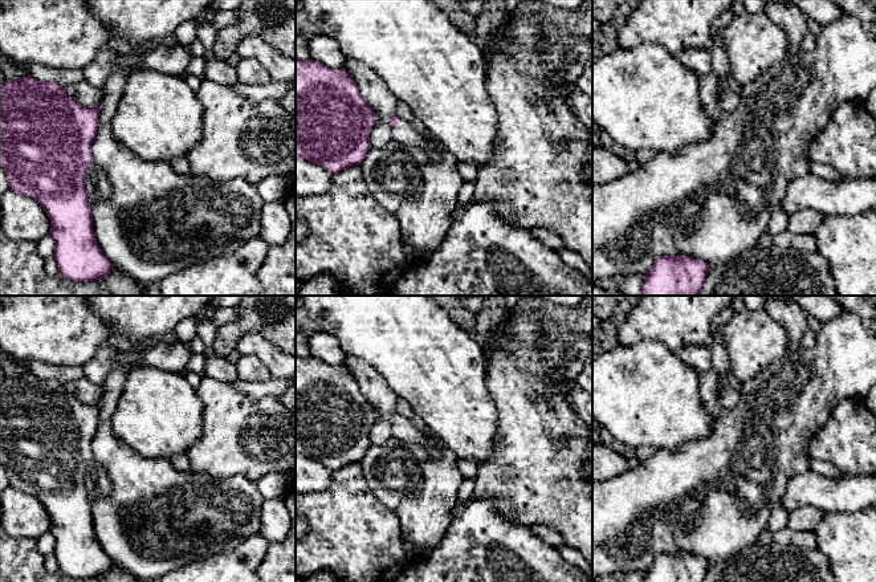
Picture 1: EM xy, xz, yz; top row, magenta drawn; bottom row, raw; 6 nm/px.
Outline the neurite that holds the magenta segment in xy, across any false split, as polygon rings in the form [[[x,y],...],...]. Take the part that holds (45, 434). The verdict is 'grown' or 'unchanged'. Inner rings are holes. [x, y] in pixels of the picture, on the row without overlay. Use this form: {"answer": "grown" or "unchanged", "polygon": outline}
{"answer": "unchanged", "polygon": [[[23,374],[5,378],[0,384],[0,465],[5,469],[11,487],[32,493],[45,506],[50,517],[49,533],[56,540],[53,554],[58,561],[58,571],[74,579],[95,578],[114,566],[97,540],[93,510],[85,488],[86,468],[94,459],[91,440],[98,428],[98,414],[99,400],[85,404],[56,379]]]}

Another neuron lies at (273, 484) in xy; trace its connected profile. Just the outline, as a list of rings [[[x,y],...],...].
[[[269,472],[256,481],[256,487],[265,498],[284,497],[293,475]]]

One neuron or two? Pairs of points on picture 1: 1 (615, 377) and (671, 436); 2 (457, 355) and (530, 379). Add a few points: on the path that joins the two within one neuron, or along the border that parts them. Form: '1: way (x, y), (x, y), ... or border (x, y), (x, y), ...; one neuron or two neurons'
1: way (630, 391), (660, 422); one neuron
2: border (483, 350), (485, 385), (491, 395); two neurons

